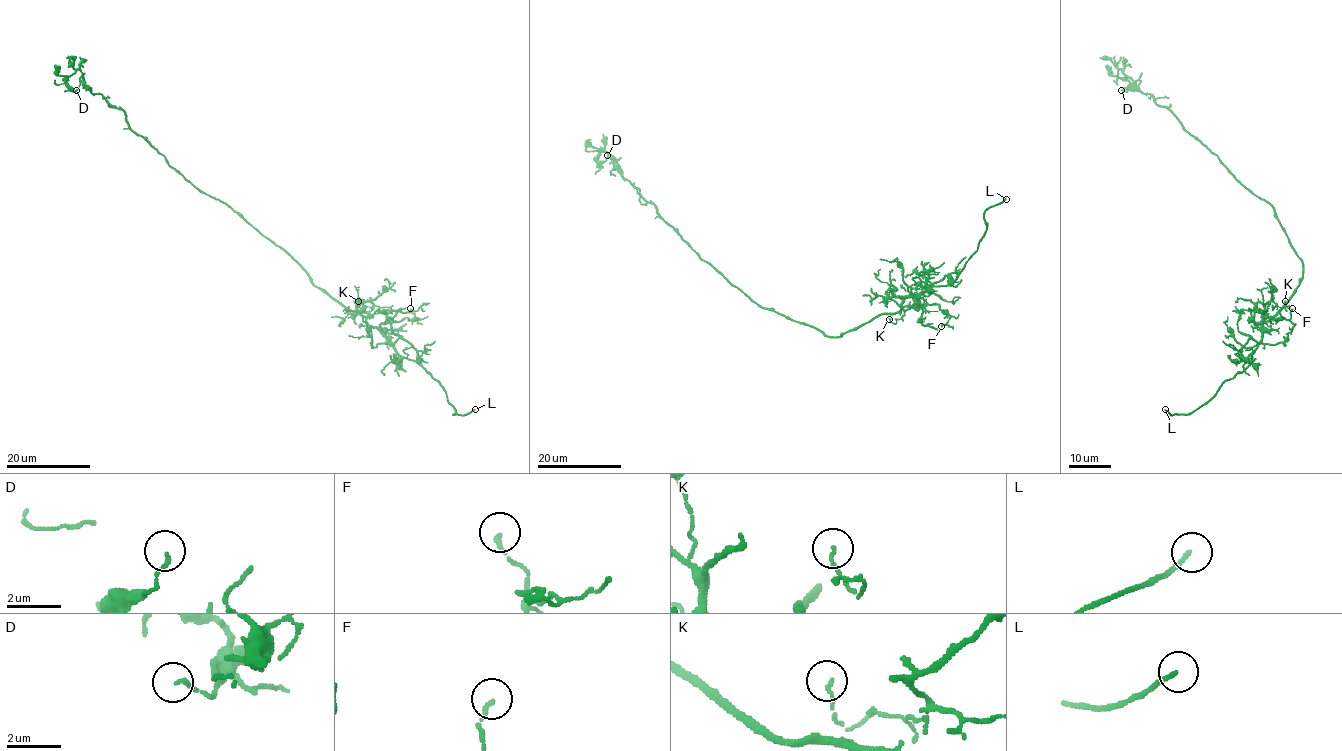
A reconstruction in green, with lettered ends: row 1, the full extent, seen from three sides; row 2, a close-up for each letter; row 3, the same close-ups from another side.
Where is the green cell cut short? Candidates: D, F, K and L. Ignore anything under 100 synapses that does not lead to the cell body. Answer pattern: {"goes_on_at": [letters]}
{"goes_on_at": ["L"]}

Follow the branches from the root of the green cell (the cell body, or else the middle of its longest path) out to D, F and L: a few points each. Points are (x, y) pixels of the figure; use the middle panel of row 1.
D: (798, 323), (762, 308), (704, 261), (623, 177), (606, 151), (599, 153), (596, 162), (603, 163), (607, 155)
F: (798, 323), (839, 336), (883, 313), (897, 312), (897, 296), (914, 288), (949, 319), (941, 326)
L: (798, 323), (839, 336), (897, 312), (897, 296), (949, 285), (977, 249), (987, 229), (984, 212), (1006, 199)

